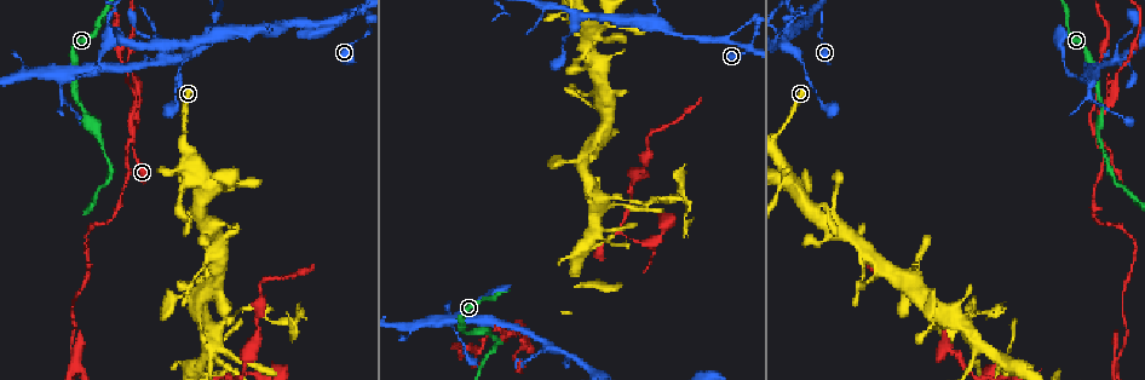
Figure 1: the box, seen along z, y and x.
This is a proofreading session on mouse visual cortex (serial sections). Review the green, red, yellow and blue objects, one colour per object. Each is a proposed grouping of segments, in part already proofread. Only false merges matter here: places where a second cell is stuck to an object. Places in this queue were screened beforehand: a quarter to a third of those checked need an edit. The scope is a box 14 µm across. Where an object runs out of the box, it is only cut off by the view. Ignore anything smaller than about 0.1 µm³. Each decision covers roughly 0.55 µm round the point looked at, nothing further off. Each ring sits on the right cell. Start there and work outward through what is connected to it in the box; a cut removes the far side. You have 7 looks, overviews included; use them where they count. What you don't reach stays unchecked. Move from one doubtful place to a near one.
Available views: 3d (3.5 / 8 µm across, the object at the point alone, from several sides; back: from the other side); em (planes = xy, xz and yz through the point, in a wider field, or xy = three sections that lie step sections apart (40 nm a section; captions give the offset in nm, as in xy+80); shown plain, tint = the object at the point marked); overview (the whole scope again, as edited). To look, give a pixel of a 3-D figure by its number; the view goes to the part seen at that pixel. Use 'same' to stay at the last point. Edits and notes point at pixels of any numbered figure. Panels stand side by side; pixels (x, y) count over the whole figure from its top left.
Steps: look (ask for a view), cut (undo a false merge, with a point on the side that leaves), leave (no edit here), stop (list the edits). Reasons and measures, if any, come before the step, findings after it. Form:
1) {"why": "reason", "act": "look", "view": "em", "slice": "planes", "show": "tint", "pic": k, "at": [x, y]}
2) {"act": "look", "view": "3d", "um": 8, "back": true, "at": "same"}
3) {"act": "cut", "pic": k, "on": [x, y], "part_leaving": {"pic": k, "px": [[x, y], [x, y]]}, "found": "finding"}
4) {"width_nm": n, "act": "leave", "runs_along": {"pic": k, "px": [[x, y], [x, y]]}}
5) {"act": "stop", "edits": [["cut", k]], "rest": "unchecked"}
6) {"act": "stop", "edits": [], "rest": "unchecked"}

{"why": "narrows sharply", "act": "look", "view": "3d", "um": 8, "pic": 1, "at": [602, 40]}

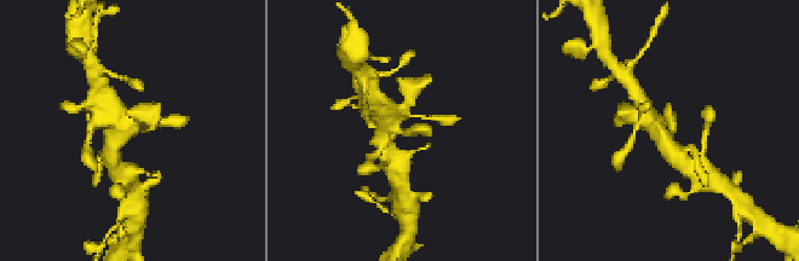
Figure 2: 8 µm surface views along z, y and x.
{"why": "need the tissue", "act": "look", "view": "em", "slice": "xy", "step": 1, "show": "tint", "pic": 2, "at": [405, 130]}

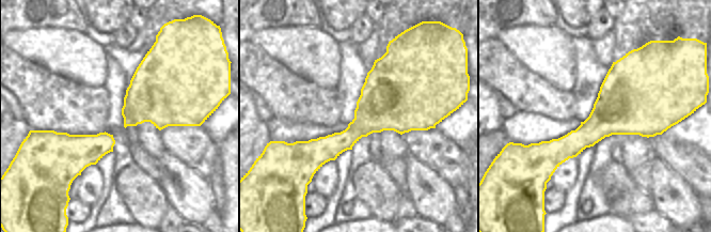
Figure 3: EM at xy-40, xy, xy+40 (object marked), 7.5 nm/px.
{"act": "leave", "runs_along": {"pic": 2, "px": [[116, 123], [126, 137], [155, 104]]}, "found": "all the same cell"}

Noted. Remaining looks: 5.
{"why": "a narrow waist", "act": "look", "view": "3d", "um": 8, "pic": 1, "at": [133, 138]}

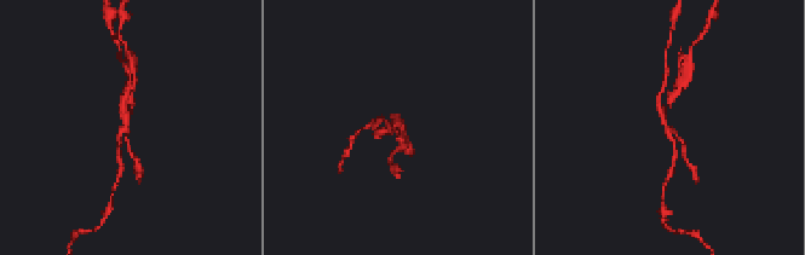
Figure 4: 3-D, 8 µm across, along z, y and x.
{"act": "look", "view": "3d", "um": 3.5, "back": true, "pic": 4, "at": [128, 128]}

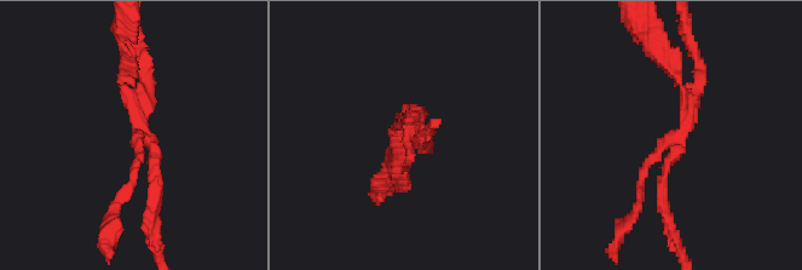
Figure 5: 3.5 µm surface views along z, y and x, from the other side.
{"why": "shape alone is not enough", "act": "look", "view": "em", "slice": "xy", "step": 5, "show": "tint", "pic": 5, "at": [137, 133]}

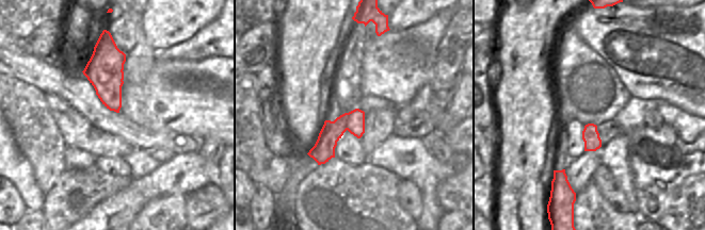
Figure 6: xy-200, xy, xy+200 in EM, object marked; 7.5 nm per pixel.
{"act": "cut", "pic": 5, "on": [663, 51], "part_leaving": {"pic": 5, "px": [[686, 118], [684, 87], [640, 32]]}, "found": "two cells meet here"}

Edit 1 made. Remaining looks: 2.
{"act": "stop", "edits": [["cut", 5]], "rest": "unchecked"}

